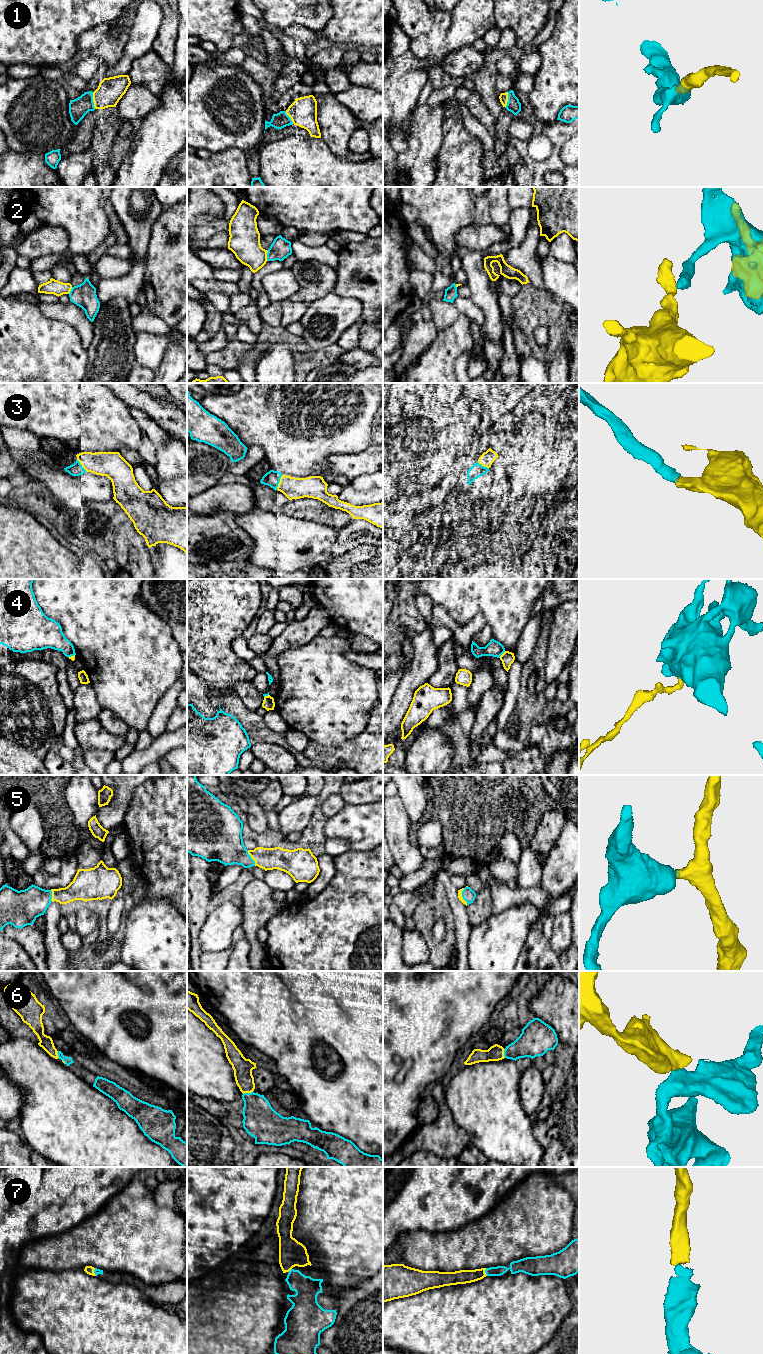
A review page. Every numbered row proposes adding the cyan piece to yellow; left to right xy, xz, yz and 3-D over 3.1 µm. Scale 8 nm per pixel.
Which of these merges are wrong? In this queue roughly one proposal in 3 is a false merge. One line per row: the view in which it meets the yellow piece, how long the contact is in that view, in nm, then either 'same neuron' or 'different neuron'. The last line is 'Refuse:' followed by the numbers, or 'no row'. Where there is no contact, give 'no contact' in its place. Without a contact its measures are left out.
1: meets yellow in xy; contact 140 nm long; same neuron
2: meets yellow in xz; contact 90 nm long; different neuron
3: meets yellow in xz; contact 130 nm long; same neuron
4: meets yellow in yz; contact 80 nm long; different neuron
5: meets yellow in yz; contact 140 nm long; same neuron
6: meets yellow in xz; contact 80 nm long; same neuron
7: meets yellow in yz; contact 70 nm long; same neuron
Refuse: 2, 4

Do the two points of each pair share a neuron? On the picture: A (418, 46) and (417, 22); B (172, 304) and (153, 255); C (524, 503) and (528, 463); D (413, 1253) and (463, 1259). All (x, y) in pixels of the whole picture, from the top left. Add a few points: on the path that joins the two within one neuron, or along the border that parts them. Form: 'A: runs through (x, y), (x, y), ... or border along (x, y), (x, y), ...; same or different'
A: runs through (418, 40), (417, 28); same
B: runs through (172, 292), (172, 274), (165, 267); same
C: border along (536, 498), (522, 497), (512, 500); different
D: runs through (425, 1253), (451, 1253); same

